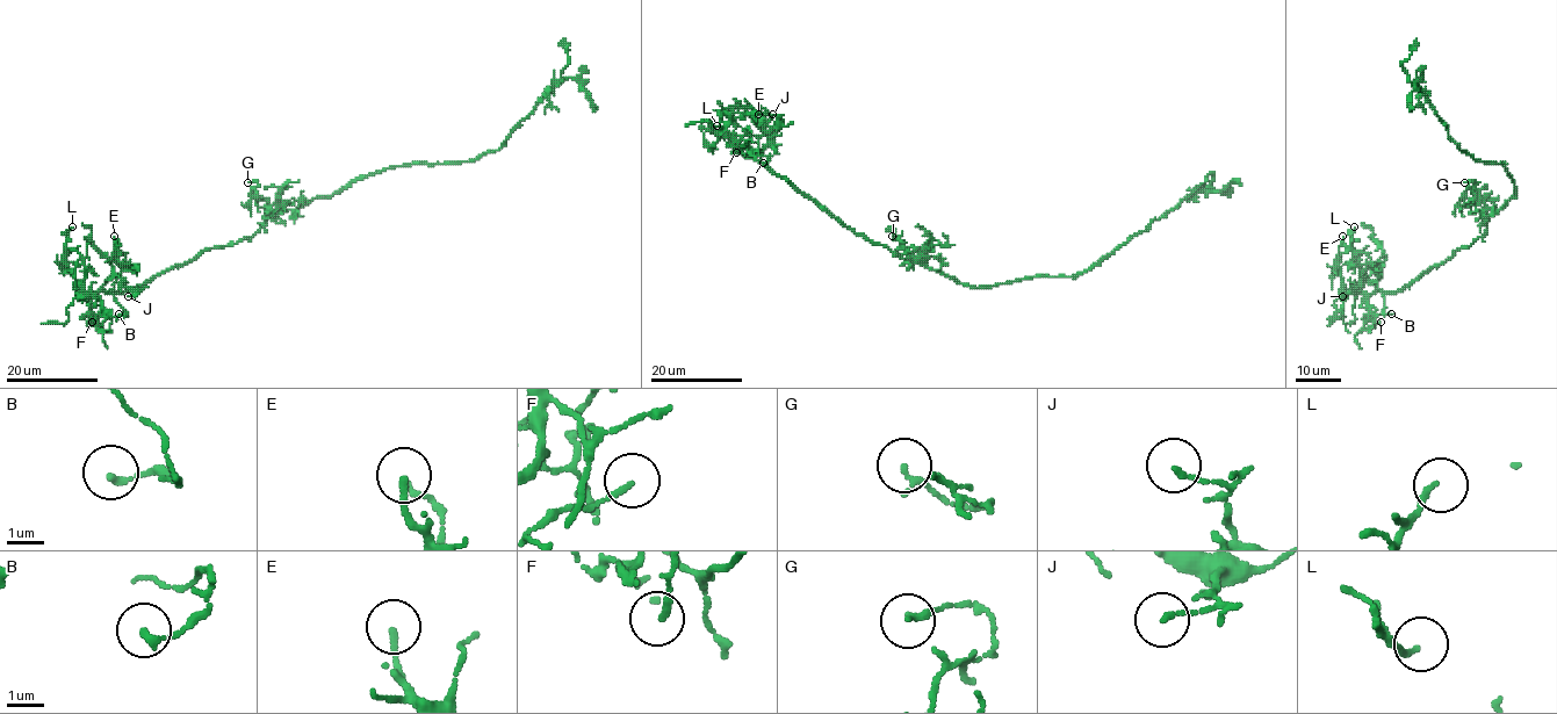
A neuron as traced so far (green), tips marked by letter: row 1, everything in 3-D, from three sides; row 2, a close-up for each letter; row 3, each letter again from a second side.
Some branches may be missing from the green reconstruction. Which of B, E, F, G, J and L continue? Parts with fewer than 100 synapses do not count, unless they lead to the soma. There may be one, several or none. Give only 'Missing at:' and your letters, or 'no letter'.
Missing at: no letter

